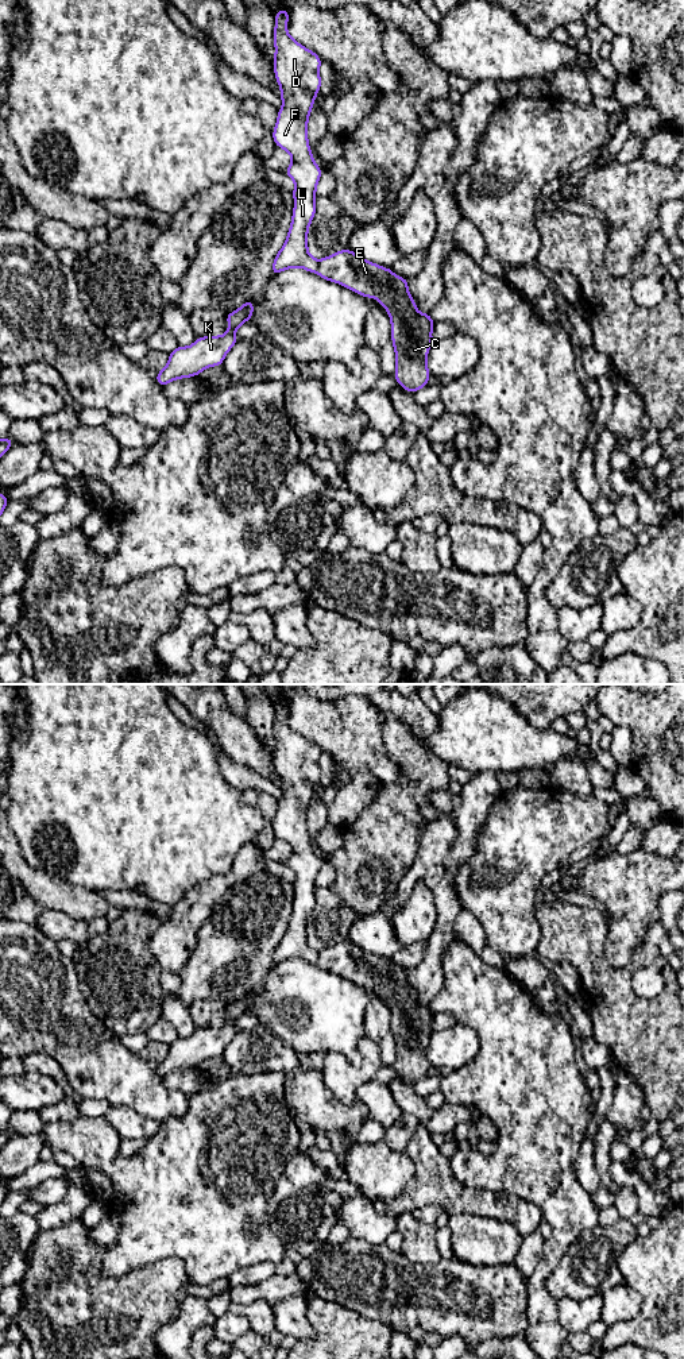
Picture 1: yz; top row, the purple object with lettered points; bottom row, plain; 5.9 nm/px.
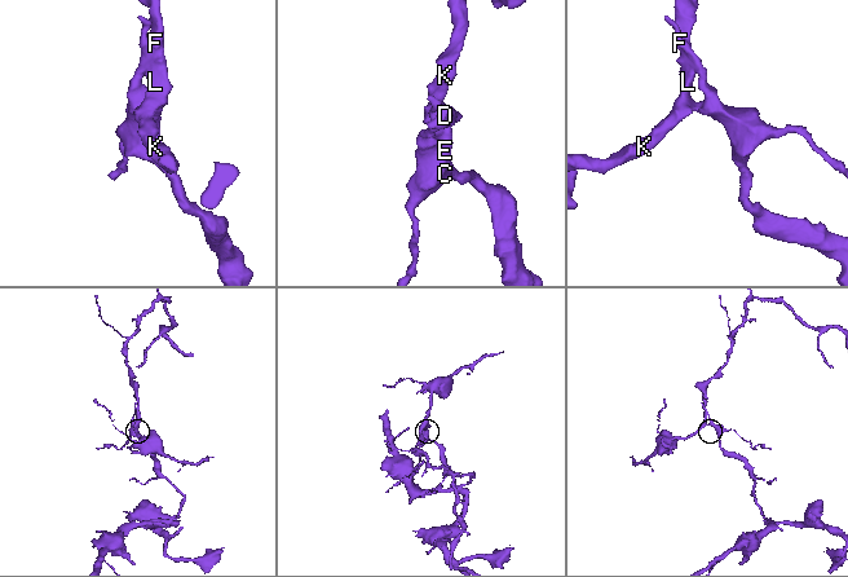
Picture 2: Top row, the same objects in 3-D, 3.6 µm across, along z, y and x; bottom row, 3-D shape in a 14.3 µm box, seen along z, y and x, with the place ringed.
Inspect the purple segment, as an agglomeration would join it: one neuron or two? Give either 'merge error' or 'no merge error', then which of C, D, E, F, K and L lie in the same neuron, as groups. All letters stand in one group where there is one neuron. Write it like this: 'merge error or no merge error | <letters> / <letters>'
merge error | C E / D F K L

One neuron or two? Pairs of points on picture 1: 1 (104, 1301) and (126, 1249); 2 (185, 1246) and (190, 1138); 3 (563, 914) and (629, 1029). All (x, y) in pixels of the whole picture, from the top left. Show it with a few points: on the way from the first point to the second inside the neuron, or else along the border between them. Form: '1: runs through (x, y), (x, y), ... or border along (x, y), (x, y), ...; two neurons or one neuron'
1: border along (145, 1263), (118, 1276), (107, 1276), (100, 1269); two neurons
2: runs through (180, 1219), (180, 1213), (176, 1209), (176, 1165); one neuron
3: runs through (579, 942), (590, 973), (611, 1000); one neuron

